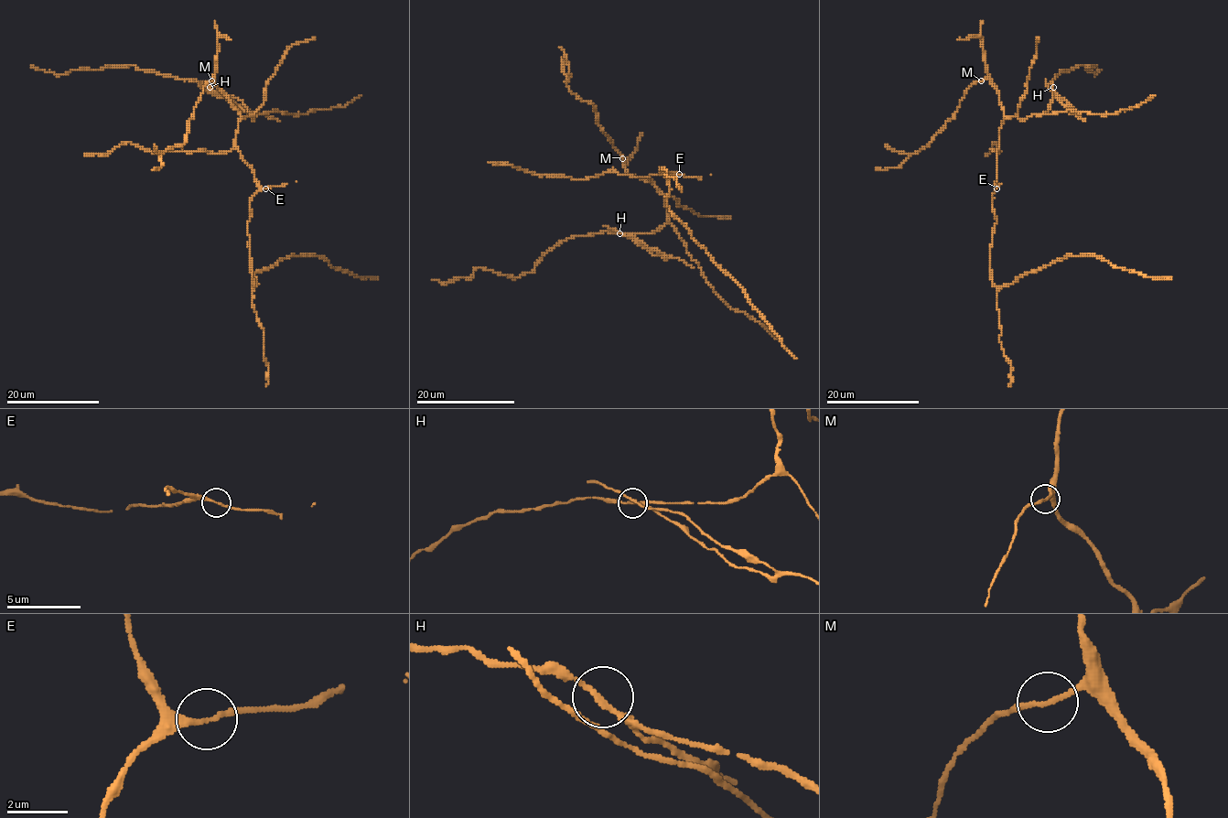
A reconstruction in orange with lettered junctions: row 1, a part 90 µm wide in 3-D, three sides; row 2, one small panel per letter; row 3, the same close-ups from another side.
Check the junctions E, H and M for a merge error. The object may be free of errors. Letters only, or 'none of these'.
H

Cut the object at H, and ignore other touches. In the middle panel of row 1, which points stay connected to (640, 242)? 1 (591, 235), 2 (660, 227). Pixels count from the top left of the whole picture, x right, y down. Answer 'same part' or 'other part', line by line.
1: other part
2: other part

